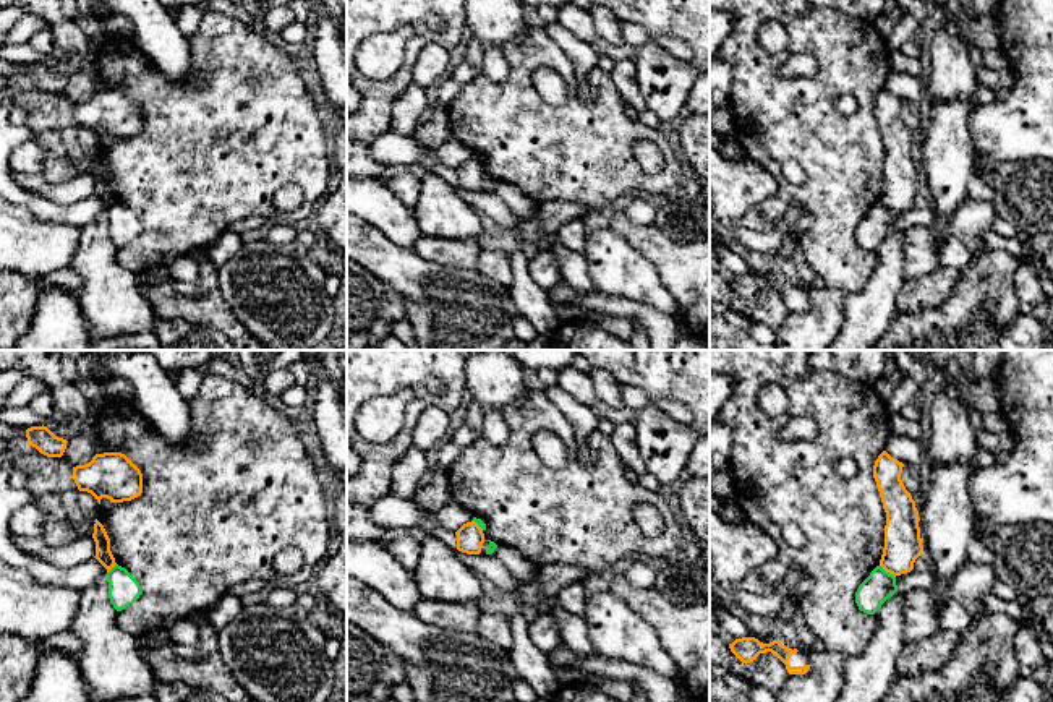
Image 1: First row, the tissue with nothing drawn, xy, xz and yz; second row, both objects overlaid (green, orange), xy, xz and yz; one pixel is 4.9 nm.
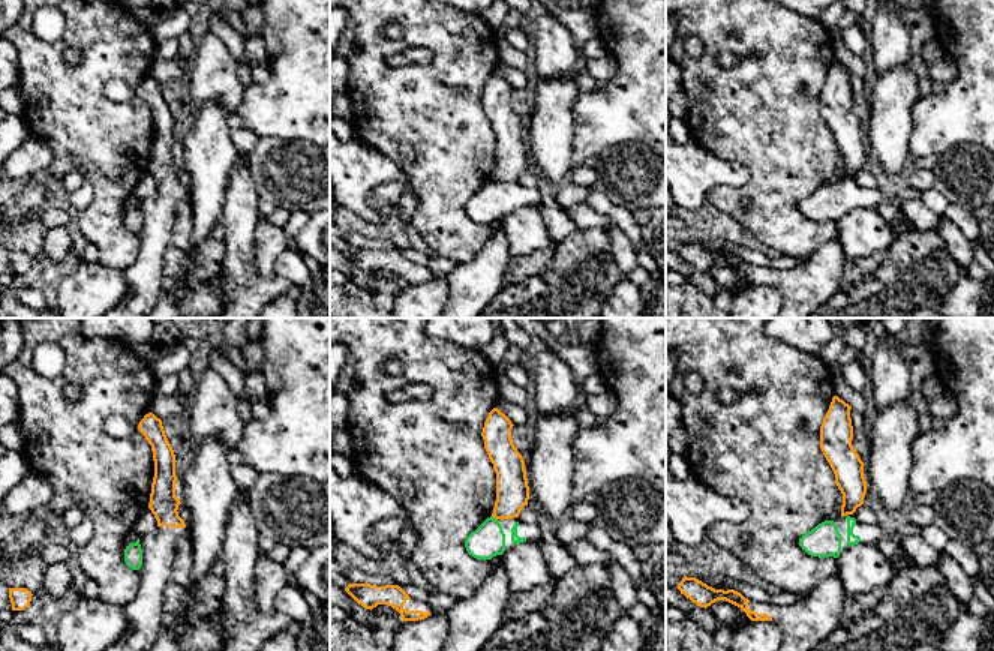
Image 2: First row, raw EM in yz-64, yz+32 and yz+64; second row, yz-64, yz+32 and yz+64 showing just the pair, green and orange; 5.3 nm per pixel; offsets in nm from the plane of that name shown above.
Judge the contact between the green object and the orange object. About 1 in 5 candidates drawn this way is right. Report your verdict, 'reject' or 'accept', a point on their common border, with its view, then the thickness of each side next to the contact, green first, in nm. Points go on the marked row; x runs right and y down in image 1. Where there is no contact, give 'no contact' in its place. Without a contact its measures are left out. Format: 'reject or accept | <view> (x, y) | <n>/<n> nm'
reject | yz (888, 573) | 150/190 nm

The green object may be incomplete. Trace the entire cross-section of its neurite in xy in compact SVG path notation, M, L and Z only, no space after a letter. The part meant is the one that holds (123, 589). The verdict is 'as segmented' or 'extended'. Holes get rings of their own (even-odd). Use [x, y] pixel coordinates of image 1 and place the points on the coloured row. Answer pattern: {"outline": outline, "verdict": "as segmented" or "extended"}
{"outline": "M115 564L107 574L109 598L117 611L133 605L141 595L139 582L122 566Z", "verdict": "as segmented"}

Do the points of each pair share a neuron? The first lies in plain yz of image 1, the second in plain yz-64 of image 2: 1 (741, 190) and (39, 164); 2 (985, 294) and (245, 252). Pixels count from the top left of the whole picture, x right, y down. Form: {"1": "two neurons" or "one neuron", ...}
{"1": "one neuron", "2": "two neurons"}

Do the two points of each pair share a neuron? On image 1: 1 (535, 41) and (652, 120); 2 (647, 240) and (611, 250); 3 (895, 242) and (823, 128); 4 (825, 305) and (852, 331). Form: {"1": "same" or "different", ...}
{"1": "different", "2": "different", "3": "different", "4": "different"}

